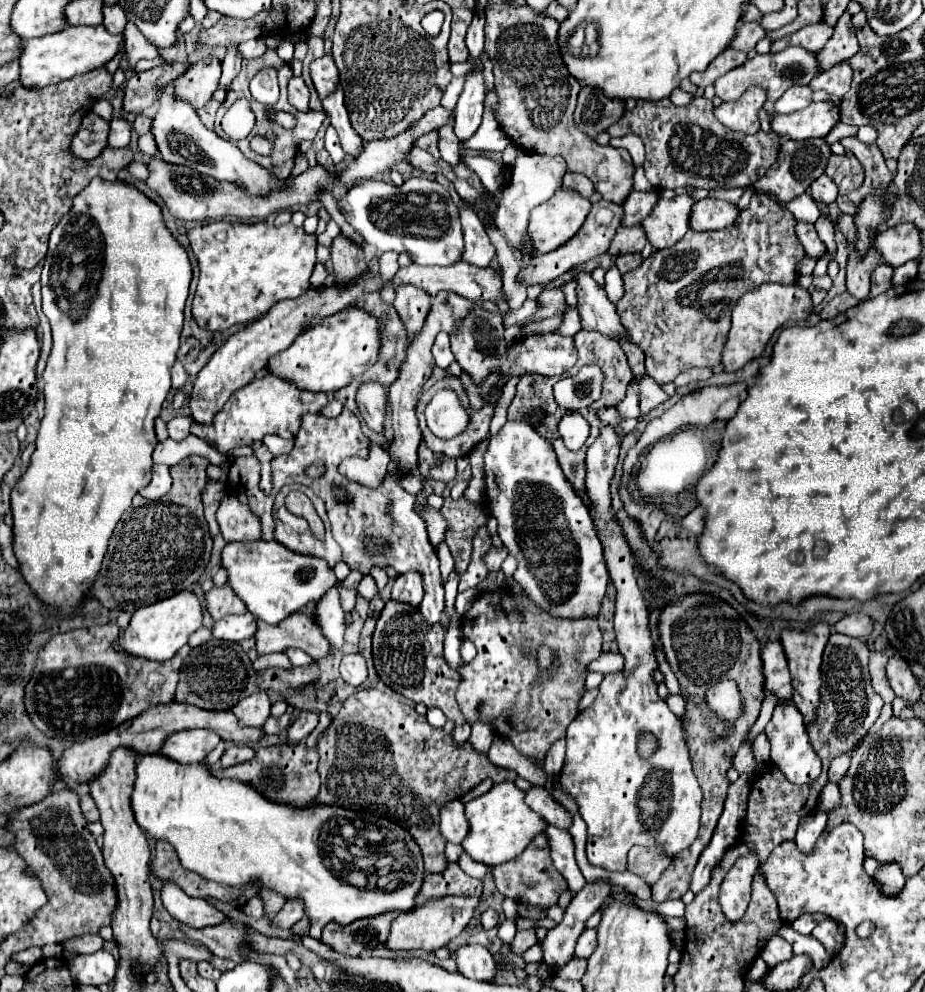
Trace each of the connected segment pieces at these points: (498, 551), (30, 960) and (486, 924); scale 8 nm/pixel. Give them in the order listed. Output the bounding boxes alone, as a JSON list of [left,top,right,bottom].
[[483,545,509,575],[11,947,43,966],[481,909,499,931]]

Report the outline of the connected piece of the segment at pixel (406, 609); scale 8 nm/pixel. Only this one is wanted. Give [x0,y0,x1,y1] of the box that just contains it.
[373,599,465,725]

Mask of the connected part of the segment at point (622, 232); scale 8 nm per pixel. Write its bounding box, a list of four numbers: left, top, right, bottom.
[607,225,647,257]

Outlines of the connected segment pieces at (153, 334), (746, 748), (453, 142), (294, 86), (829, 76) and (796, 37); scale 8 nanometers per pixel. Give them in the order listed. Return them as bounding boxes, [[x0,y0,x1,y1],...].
[[11,177,191,617],[733,743,755,773],[439,119,461,167],[289,77,309,111],[809,61,853,99],[771,21,833,53]]

